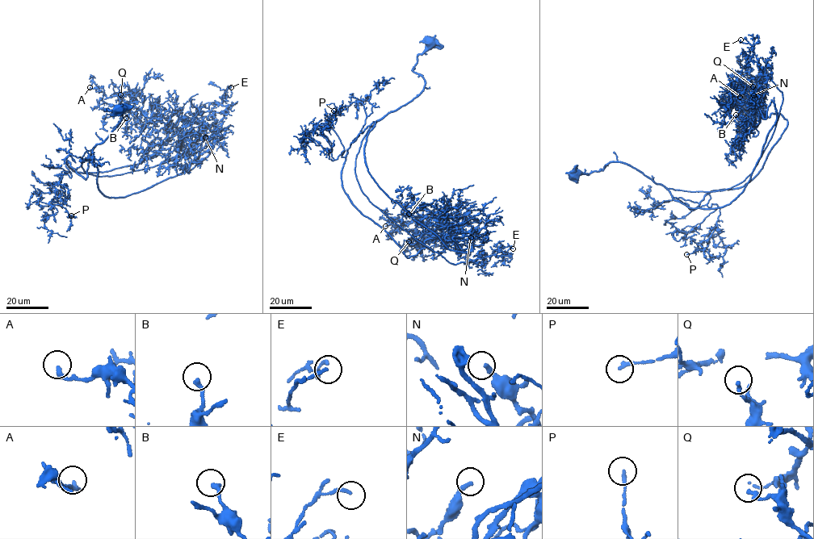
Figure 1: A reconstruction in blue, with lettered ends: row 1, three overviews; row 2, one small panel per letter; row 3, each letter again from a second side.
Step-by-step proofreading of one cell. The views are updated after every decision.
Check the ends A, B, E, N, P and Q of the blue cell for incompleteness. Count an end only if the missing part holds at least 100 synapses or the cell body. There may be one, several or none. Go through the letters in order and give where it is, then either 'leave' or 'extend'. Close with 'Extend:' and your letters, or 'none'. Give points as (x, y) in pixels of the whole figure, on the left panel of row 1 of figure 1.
A: at (90, 87); leave
B: at (126, 118); leave
E: at (231, 87); leave
N: at (205, 137); extend
P: at (71, 215); leave
Q: at (120, 94); leave
Extend: N

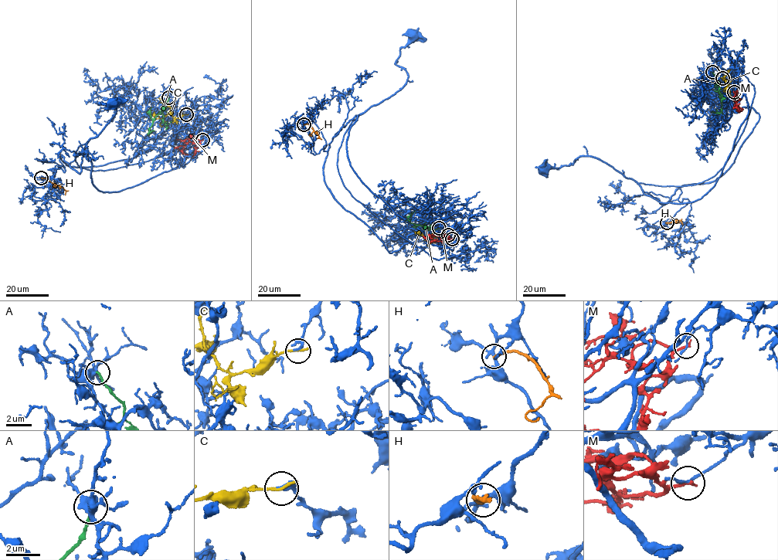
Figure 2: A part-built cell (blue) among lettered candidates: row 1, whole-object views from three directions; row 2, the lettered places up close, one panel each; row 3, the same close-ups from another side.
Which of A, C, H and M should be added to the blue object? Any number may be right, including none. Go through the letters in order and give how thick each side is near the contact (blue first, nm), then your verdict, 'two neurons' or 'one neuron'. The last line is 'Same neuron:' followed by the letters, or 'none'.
A: 400/160 nm | two neurons
C: 170/180 nm | two neurons
H: 220/180 nm | two neurons
M: 140/200 nm | two neurons
Same neuron: none

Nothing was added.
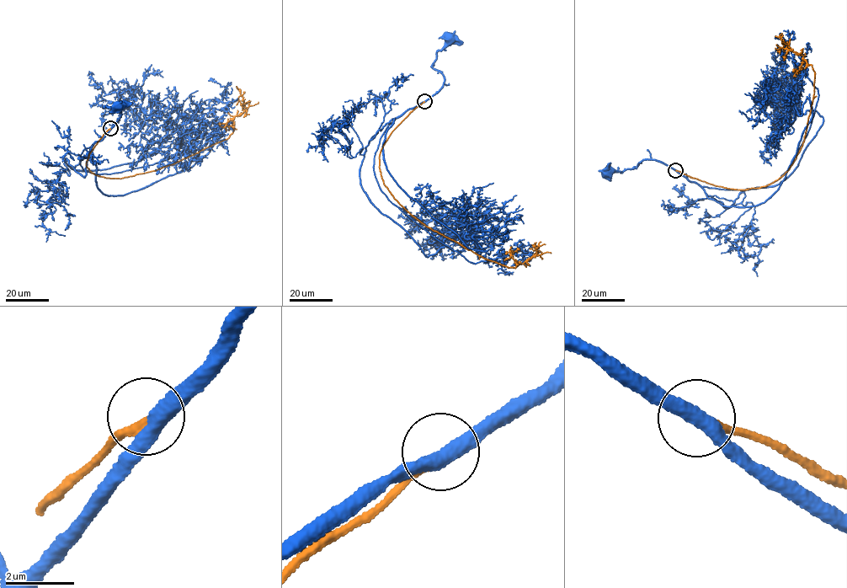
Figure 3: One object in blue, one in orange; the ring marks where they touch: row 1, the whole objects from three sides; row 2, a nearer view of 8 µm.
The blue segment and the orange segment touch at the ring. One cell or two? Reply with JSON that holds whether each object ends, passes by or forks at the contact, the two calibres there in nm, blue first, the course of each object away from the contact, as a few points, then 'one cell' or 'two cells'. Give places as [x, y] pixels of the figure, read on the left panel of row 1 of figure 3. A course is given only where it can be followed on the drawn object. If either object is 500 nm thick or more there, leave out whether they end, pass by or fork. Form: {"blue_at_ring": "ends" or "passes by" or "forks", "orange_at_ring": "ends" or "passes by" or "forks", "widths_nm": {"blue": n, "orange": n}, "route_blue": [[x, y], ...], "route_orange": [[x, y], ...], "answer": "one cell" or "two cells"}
{"blue_at_ring": "passes by", "orange_at_ring": "ends", "widths_nm": {"blue": 420, "orange": 240}, "route_blue": [[110, 128], [121, 111], [103, 106], [119, 104]], "route_orange": [[110, 128], [86, 165], [95, 175], [121, 179], [225, 140], [243, 110], [242, 95], [236, 105]], "answer": "one cell"}

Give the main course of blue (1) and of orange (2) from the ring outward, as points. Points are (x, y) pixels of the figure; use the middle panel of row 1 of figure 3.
1: (424, 101), (439, 89), (444, 81), (444, 76), (432, 66), (438, 50), (444, 48), (451, 39)
2: (424, 101), (384, 144), (379, 168), (385, 186), (412, 216), (483, 258), (514, 268), (538, 253), (530, 248)

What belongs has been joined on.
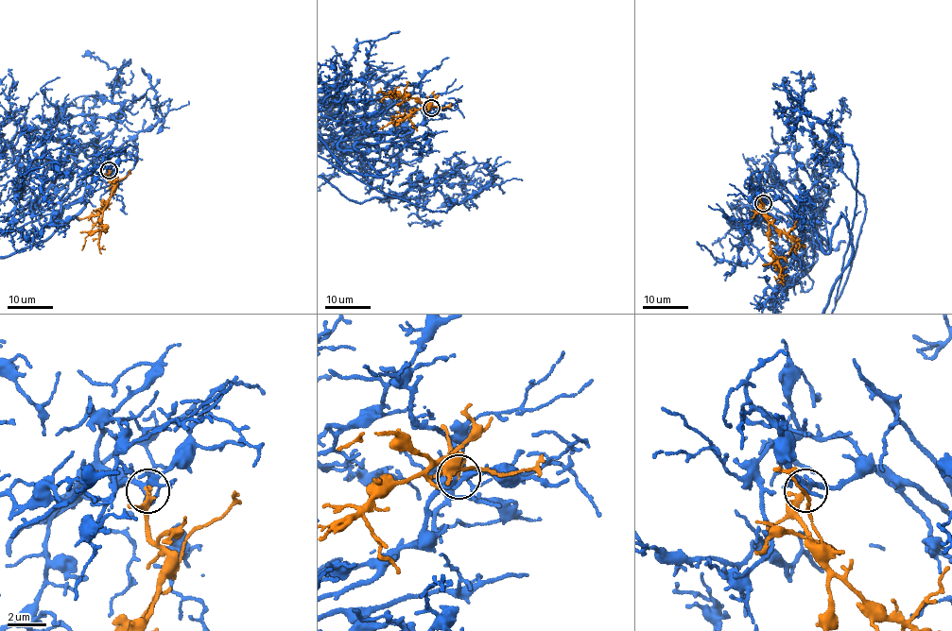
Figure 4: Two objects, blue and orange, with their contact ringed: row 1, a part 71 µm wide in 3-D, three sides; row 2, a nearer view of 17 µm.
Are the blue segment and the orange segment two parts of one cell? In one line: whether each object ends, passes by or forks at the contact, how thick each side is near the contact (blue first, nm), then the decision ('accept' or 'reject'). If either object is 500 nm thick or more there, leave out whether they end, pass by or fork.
blue passes by; orange ends; calibres 200 and 280 nm; accept

